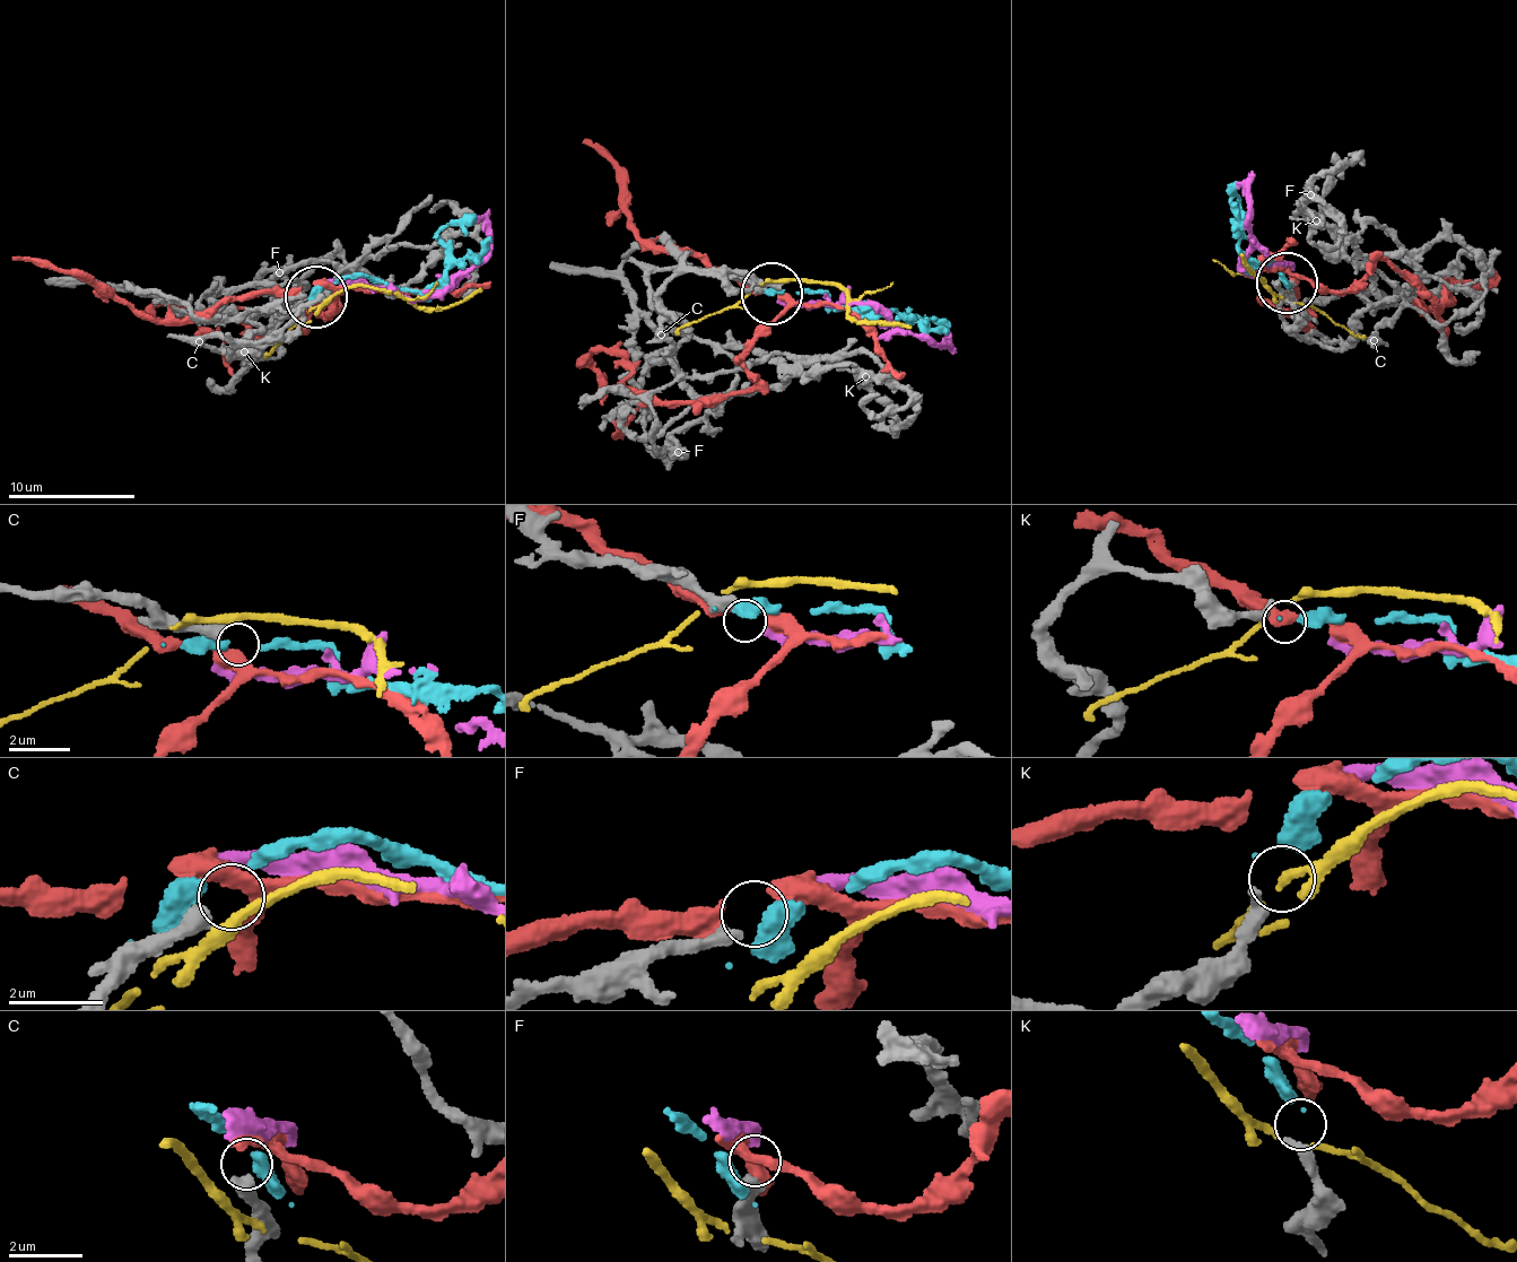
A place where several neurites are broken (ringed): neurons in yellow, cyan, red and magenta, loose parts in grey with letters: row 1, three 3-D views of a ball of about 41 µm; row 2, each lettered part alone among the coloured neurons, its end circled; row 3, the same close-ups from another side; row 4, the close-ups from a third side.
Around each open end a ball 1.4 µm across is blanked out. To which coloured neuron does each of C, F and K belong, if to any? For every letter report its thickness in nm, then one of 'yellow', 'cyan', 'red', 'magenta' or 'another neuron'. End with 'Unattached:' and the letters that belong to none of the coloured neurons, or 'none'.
C: calibre 380 nm; another neuron
F: calibre 360 nm; magenta
K: calibre 320 nm; cyan
Unattached: C

